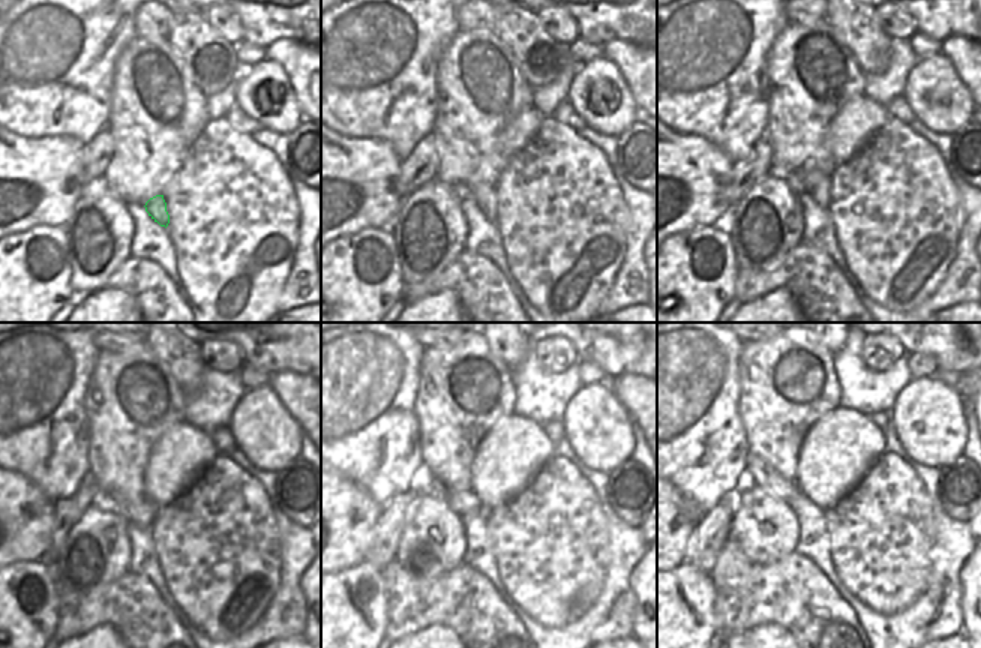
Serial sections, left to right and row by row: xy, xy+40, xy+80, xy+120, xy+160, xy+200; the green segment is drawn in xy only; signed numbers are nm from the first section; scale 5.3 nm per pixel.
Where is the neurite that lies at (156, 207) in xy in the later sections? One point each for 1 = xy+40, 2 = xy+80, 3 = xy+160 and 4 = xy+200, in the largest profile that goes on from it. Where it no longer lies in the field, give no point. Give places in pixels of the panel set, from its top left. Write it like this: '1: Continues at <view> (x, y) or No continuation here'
1: Continues at xy+40 (485, 194)
2: Continues at xy+80 (816, 183)
3: Continues at xy+160 (462, 503)
4: Continues at xy+200 (762, 474).

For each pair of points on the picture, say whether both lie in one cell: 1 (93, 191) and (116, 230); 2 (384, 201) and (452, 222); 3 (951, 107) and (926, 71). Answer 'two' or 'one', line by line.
1: one
2: two
3: one

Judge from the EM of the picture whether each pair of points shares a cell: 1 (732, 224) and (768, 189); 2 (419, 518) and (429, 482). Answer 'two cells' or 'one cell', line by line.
1: one cell
2: two cells

